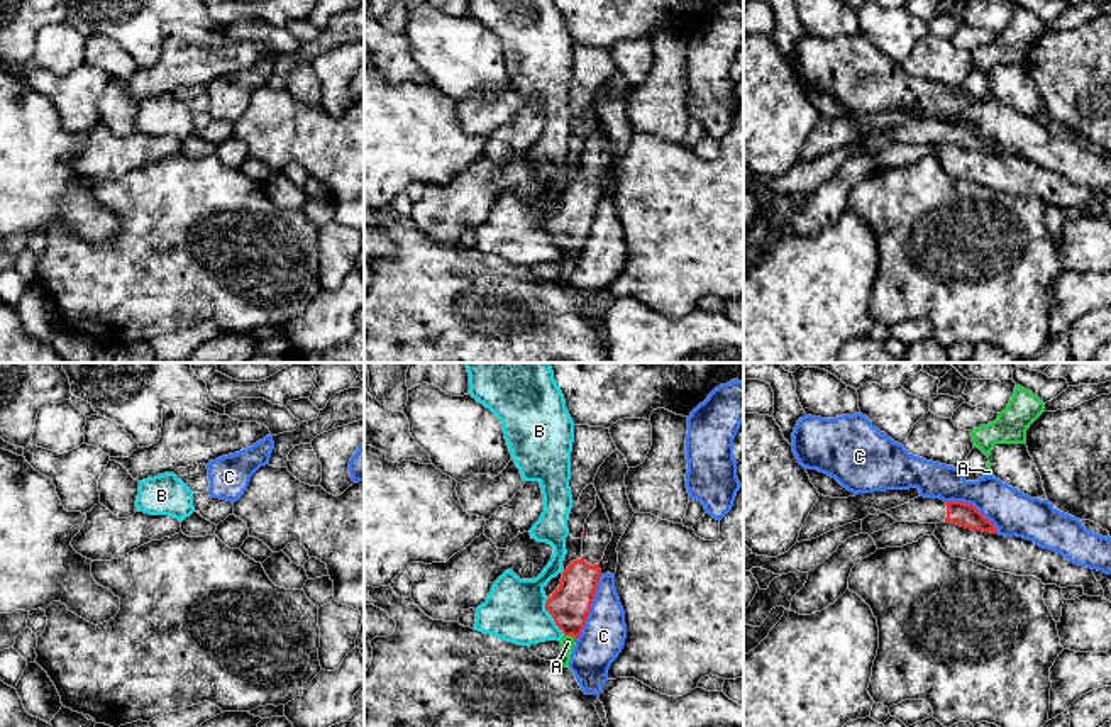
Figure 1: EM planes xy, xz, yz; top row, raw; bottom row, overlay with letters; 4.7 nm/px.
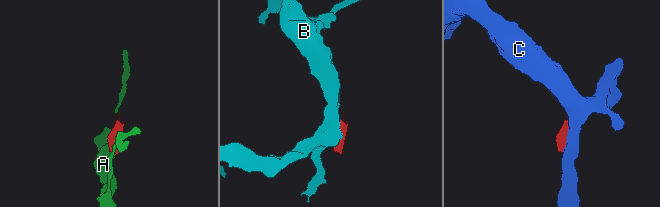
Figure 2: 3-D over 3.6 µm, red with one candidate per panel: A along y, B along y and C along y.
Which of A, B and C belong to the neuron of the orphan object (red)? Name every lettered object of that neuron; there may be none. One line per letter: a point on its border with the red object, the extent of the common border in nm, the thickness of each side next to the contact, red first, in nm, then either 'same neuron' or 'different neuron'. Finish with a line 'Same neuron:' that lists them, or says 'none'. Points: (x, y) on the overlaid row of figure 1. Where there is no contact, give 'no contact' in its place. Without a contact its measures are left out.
A: meets red in xz at (571, 634); contact 70 nm long; 200 nm thick on the red side, 70 nm on the other; different neuron
B: meets red in xz at (552, 617); contact 200 nm long; 200 nm thick on the red side, 280 nm on the other; different neuron
C: meets red in xz at (590, 609); contact 340 nm long; 200 nm thick on the red side, 200 nm on the other; different neuron
Same neuron: none

